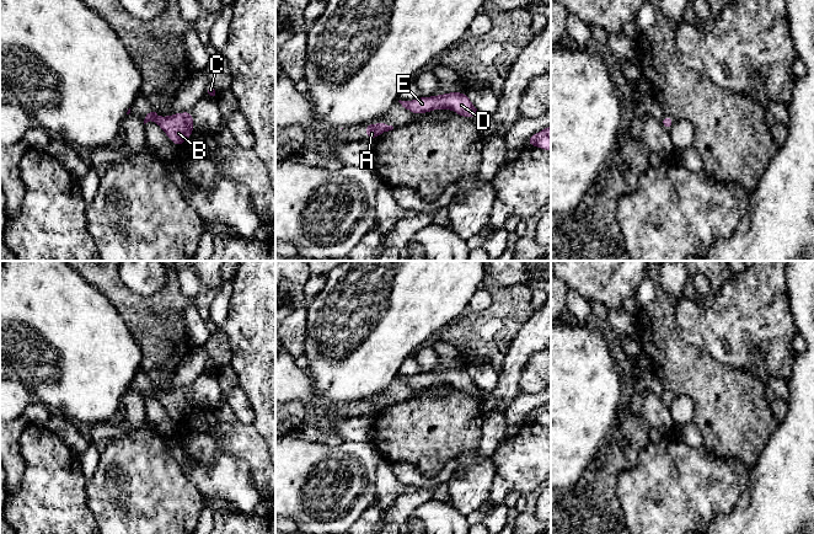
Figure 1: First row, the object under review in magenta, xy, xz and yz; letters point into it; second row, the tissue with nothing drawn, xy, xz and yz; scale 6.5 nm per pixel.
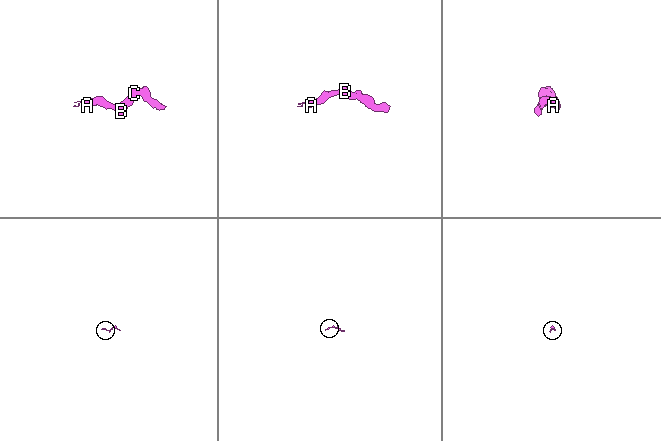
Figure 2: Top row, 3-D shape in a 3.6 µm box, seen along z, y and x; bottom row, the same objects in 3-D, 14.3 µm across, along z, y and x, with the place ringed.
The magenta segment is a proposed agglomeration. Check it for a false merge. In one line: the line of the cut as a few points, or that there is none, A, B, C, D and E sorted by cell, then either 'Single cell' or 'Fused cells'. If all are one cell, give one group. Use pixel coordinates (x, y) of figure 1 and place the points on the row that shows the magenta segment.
No split. Groups: A B C D E. Single cell

